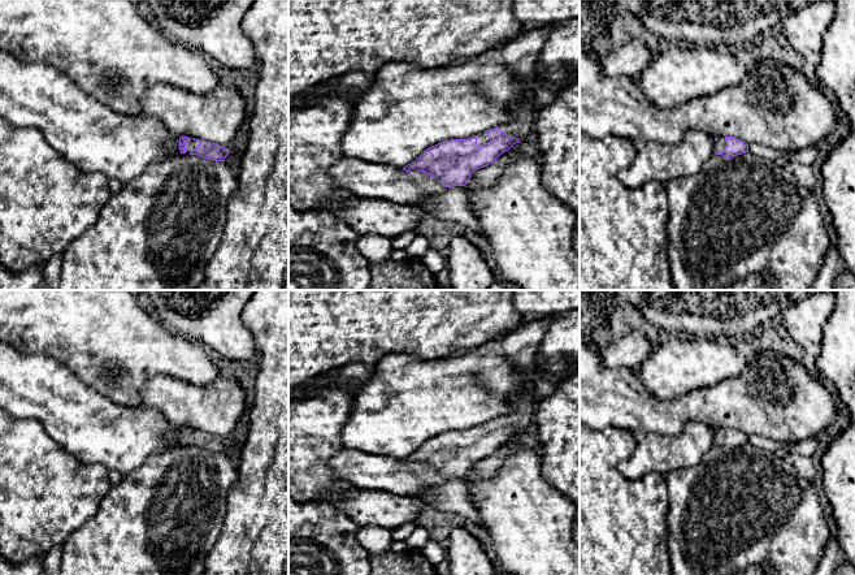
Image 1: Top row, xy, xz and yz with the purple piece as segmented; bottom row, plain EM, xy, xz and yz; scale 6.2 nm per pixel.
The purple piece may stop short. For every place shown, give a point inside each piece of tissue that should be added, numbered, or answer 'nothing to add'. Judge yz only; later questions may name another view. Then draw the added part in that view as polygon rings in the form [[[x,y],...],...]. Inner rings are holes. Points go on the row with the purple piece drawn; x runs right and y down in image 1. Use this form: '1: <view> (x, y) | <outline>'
1: yz (720, 145) | [[[719,137],[715,142],[713,142],[713,152],[724,152],[726,146],[725,138],[724,137]]]

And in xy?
1: xy (191, 145) | [[[188,138],[188,140],[186,142],[186,154],[190,154],[191,151],[196,150],[199,140],[195,140],[194,138]]]

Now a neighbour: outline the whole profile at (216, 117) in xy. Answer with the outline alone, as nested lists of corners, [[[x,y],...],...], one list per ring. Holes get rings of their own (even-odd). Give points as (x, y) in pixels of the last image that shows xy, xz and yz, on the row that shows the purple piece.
[[[227,83],[199,95],[172,85],[152,86],[140,101],[142,113],[160,120],[177,137],[230,146],[249,116],[244,98]]]

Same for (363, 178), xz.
[[[344,157],[329,169],[338,186],[360,198],[417,206],[443,194],[448,187],[425,172],[409,173],[386,164]]]

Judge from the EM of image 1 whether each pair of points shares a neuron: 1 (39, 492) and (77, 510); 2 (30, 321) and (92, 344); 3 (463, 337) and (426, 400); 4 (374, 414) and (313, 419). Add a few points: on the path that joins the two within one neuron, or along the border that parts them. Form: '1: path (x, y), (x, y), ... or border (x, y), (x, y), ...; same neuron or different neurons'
1: path (48, 494), (61, 494), (68, 501); same neuron
2: path (46, 321), (70, 321), (77, 328); same neuron
3: border (473, 349), (422, 361); different neurons
4: border (352, 393), (352, 410), (341, 432), (343, 446); different neurons

